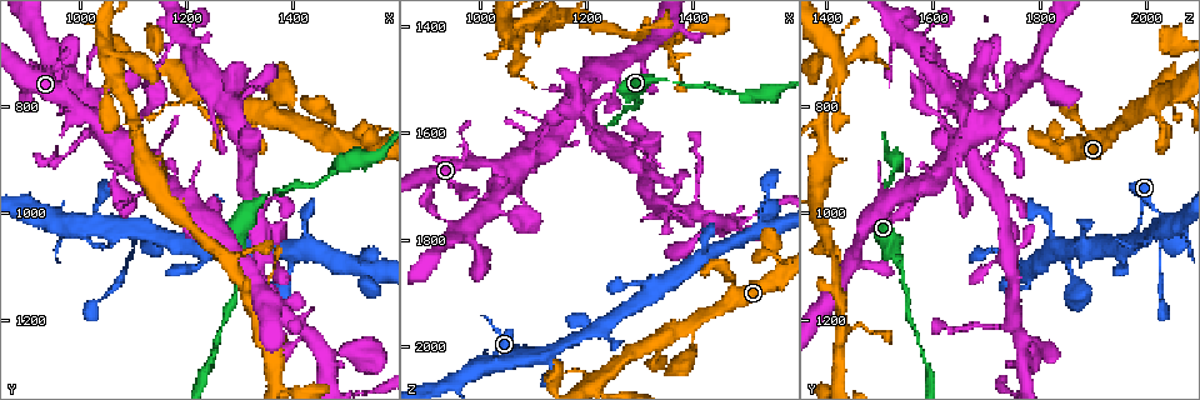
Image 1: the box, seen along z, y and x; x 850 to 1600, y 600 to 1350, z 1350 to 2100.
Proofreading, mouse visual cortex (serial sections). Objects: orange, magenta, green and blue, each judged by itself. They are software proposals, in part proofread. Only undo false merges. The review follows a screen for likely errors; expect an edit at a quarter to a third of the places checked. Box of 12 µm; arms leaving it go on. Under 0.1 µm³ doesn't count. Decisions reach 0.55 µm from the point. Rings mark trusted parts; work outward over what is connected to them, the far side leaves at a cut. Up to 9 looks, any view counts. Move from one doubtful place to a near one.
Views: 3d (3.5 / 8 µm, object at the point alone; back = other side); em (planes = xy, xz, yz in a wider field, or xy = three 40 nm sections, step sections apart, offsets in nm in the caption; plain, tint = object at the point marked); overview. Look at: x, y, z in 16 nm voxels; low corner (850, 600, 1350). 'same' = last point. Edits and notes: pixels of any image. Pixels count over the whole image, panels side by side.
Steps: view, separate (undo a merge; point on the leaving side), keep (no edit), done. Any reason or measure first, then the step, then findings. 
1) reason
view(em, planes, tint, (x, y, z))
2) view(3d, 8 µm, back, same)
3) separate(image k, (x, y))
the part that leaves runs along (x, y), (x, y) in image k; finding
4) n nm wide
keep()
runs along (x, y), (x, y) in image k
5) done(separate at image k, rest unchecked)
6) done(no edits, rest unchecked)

thin neck
view(3d, 3.5 µm, (1360, 965, 1505))

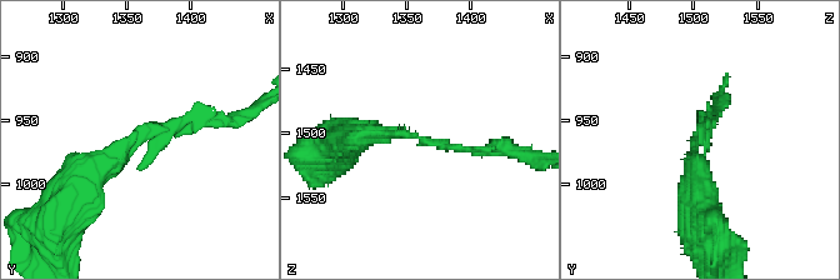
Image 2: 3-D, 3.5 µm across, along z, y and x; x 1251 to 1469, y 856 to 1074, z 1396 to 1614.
arms of 150, 250 nm; shape alone is not enough
view(em, xy, step 3, tint, (1366, 960, 1502))

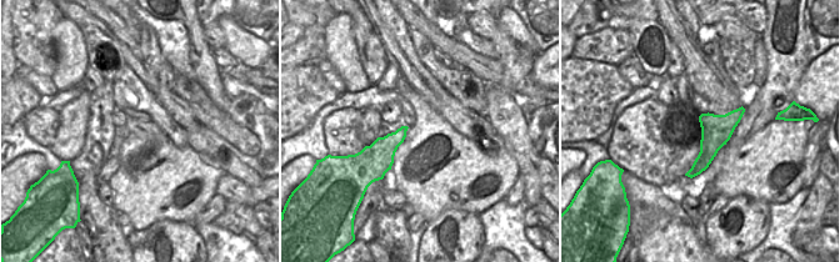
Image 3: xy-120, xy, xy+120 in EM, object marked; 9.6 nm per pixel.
keep()
one cell here

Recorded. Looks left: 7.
thick turns thin
view(3d, 3.5 µm, (1390, 785, 2020))

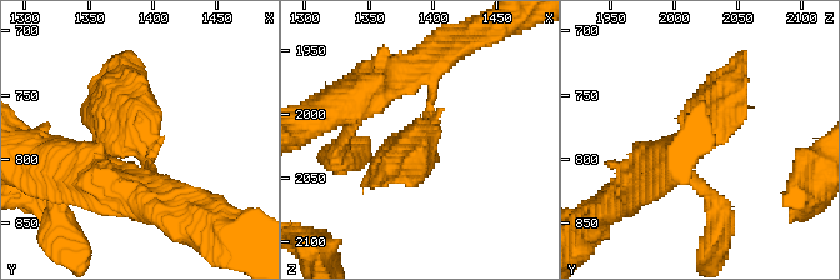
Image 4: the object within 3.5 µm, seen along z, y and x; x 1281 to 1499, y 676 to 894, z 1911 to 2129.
view(em, xy, step 1, tint, (1392, 788, 2018))

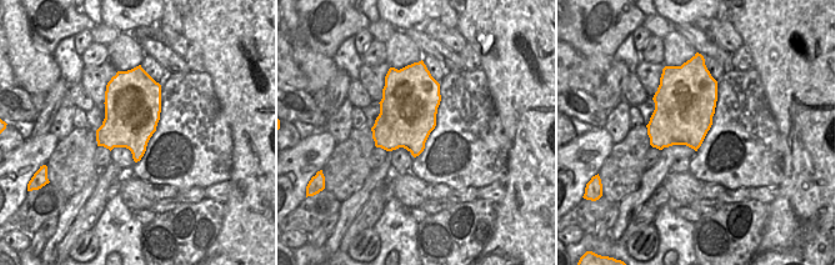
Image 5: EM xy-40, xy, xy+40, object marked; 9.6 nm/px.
keep()
runs along (630, 185), (689, 150), (733, 74) in image 4; all the same cell

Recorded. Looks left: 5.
side arm on a straight run
view(3d, 8 µm, (1120, 1035, 2020))

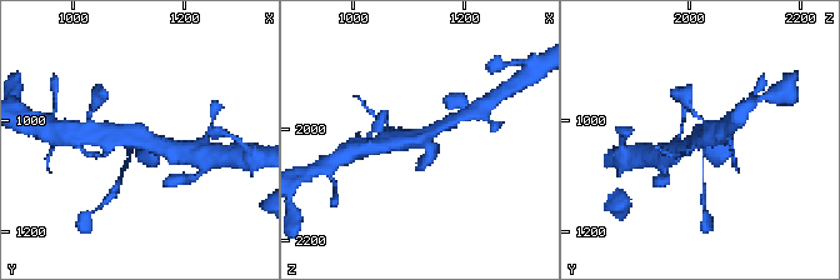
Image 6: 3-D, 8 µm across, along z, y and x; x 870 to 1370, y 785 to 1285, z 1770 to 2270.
view(3d, 3.5 µm, (1125, 1035, 2020))

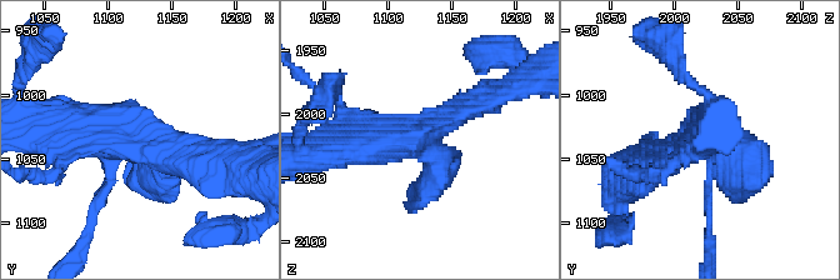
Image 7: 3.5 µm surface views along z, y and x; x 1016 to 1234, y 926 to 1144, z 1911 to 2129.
view(em, xy, step 2, tint, (1124, 1038, 2018))

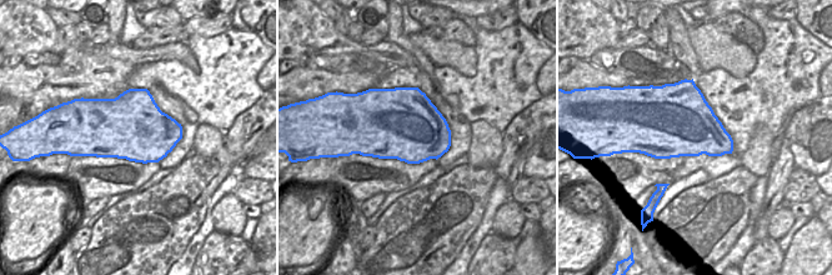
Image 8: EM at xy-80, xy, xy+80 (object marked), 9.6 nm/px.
keep()
all the same cell

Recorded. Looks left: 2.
sudden change in width
view(3d, 3.5 µm, back, (1040, 845, 1665))

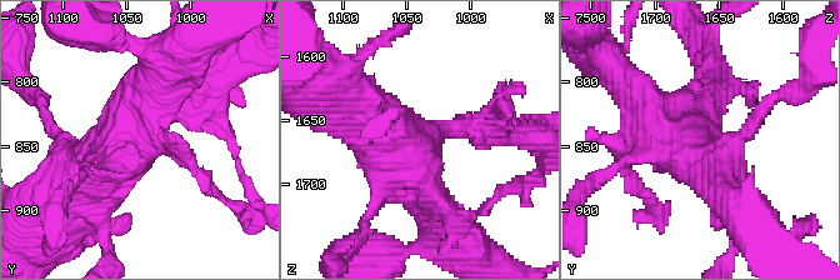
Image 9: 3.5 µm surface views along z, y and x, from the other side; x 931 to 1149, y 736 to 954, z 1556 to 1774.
view(em, xy, step 3, tint, (1044, 840, 1668))

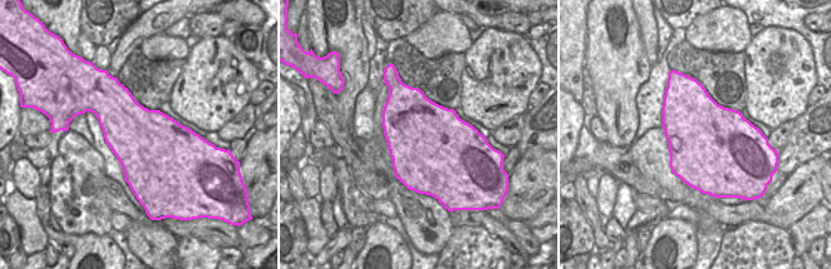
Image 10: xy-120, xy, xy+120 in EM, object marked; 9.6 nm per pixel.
keep()
runs along (174, 104), (50, 200) in image 9; all the same cell

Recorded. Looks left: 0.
done(no edits, rest unchecked)

